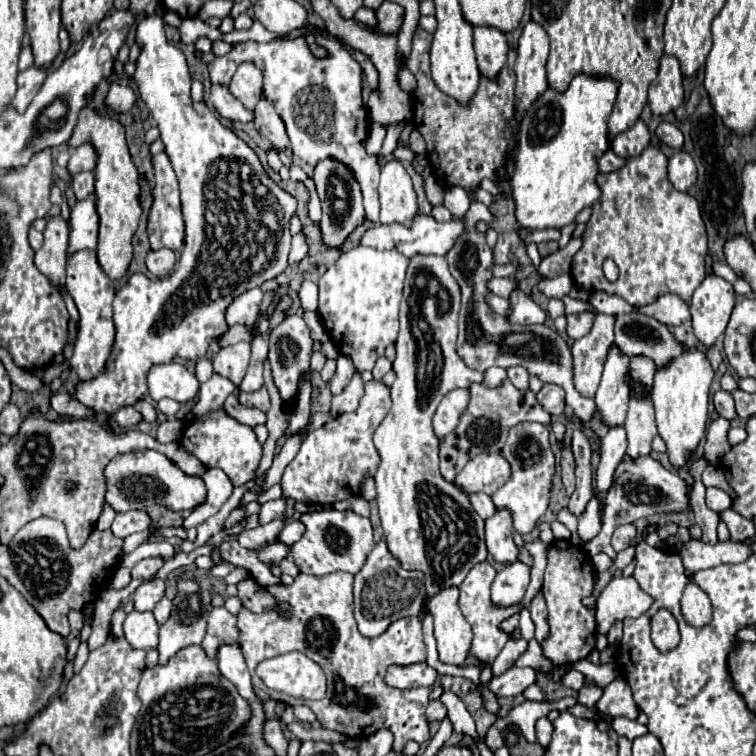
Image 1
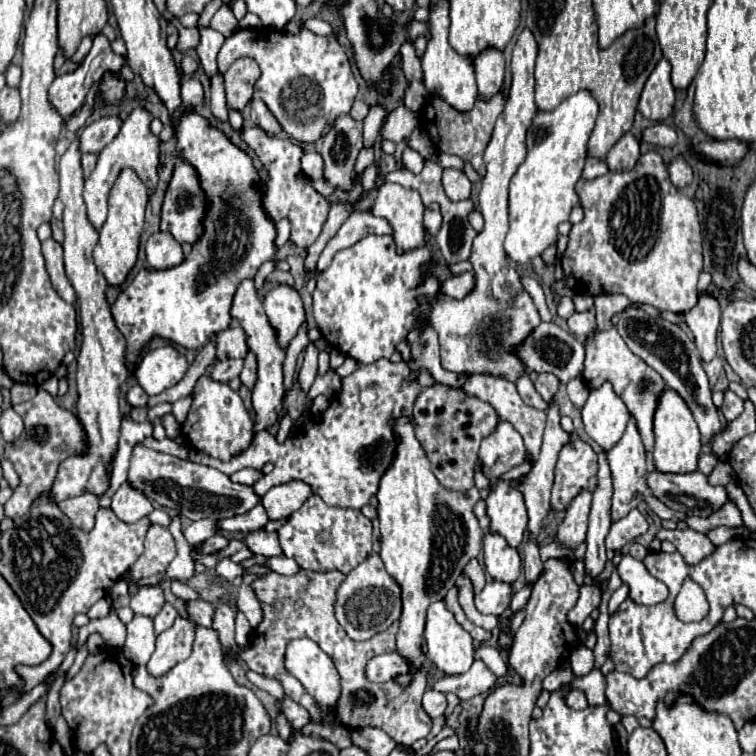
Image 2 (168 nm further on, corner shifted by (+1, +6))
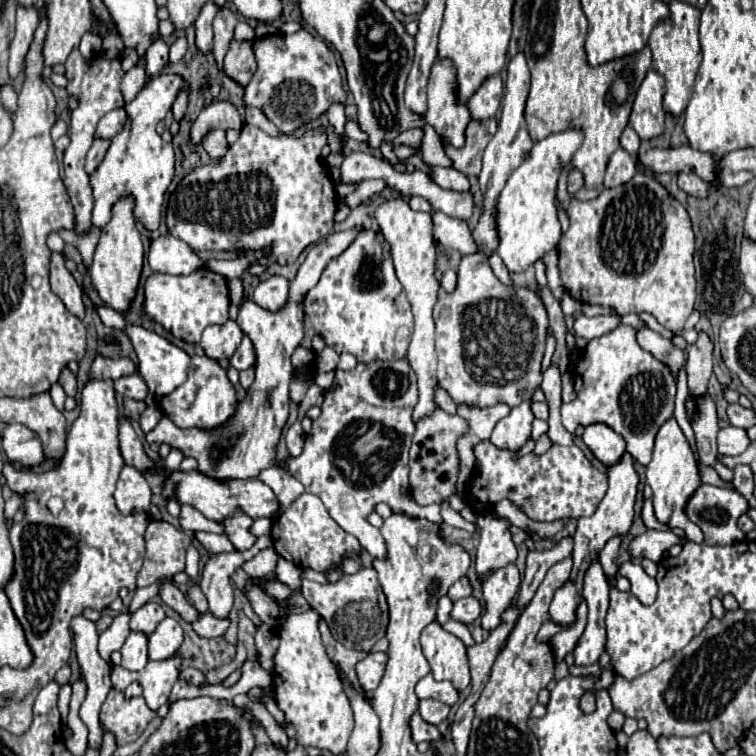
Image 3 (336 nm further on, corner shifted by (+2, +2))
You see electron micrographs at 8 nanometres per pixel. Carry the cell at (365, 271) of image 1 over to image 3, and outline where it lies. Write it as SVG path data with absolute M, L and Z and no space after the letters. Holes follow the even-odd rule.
M361 230L357 238L351 242L351 246L327 264L317 286L309 290L305 298L305 314L311 318L315 332L325 340L325 344L339 354L351 352L357 356L359 362L405 358L411 330L413 330L413 314L411 314L411 304L407 302L405 290L395 276L389 244L385 242L381 232Z

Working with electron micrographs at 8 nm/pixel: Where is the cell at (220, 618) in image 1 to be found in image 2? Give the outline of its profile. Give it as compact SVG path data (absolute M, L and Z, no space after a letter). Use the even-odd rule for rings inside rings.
M194 600L194 602L188 602L188 614L190 618L204 626L204 628L212 628L212 622L214 622L214 606L206 600Z

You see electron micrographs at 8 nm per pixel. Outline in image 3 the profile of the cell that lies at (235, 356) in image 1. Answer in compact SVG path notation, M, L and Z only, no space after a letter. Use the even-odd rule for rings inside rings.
M227 320L225 324L219 324L219 326L207 326L203 330L199 346L205 350L209 358L229 360L237 350L241 338L243 338L243 332L237 326L237 322Z

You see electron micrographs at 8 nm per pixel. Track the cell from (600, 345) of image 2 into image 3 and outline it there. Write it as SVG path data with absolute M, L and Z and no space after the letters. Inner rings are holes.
M621 324L611 334L593 338L581 352L573 368L577 398L561 406L563 426L575 432L577 426L605 424L623 436L633 462L647 466L651 462L653 440L675 408L675 376L651 352L637 344L637 332Z

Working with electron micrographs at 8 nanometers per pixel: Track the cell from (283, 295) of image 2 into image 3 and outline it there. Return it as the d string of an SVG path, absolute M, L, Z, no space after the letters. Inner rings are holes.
M271 276L259 282L253 292L253 300L267 310L277 310L287 300L287 286L289 282L283 276Z

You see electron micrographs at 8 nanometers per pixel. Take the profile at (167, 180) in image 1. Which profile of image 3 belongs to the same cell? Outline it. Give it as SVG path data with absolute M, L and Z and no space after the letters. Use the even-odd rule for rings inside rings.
M245 124L245 126L241 128L239 140L237 140L233 146L229 146L227 154L221 158L219 164L197 166L191 174L187 174L187 176L179 182L177 190L171 194L169 204L167 204L167 228L169 228L169 232L171 232L175 238L185 240L195 252L199 252L199 250L221 250L221 252L237 252L237 250L259 252L259 250L265 250L265 256L267 256L269 260L273 260L273 262L277 262L277 264L281 264L281 266L283 266L283 264L293 264L293 262L299 258L299 254L301 254L309 244L313 244L313 242L317 242L317 240L329 236L329 232L333 230L333 224L335 224L333 216L335 216L335 212L337 212L337 192L335 192L335 184L333 184L333 180L331 180L331 176L329 176L327 164L325 164L323 158L321 158L321 148L323 148L325 144L327 144L327 134L325 134L323 128L311 128L311 130L307 130L301 138L295 138L295 136L291 136L291 134L279 134L279 136L275 136L275 138L271 138L271 136L267 136L263 130Z

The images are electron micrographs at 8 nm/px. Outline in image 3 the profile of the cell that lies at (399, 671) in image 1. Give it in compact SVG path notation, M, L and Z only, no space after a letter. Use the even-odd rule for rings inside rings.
M371 652L361 662L357 662L355 672L357 672L359 688L363 692L371 694L379 686L381 676L385 672L385 662L387 662L387 654L385 652Z

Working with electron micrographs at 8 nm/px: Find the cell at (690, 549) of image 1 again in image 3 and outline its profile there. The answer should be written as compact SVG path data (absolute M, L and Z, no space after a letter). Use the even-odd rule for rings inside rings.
M647 530L639 536L635 536L629 544L629 554L633 558L649 558L655 560L655 554L663 554L667 548L675 544L683 544L685 540L679 540L671 530Z

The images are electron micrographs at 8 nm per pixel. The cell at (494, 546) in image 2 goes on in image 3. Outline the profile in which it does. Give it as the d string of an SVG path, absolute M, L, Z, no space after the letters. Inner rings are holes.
M515 564L505 566L491 574L491 578L483 580L483 598L485 610L481 616L481 628L491 632L501 624L501 614L513 604L513 598L519 590L519 570Z

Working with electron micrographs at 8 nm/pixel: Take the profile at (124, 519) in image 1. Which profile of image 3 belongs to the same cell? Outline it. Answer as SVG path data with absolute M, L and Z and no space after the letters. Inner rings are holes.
M129 464L123 466L117 482L117 490L115 490L115 500L119 510L123 510L123 514L131 514L135 510L149 512L151 488L145 476L135 466L129 466Z

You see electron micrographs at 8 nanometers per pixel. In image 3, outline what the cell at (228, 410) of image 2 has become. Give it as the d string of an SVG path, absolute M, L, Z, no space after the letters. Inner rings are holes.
M193 356L189 364L189 378L185 384L175 388L171 394L159 400L161 412L171 418L177 426L219 426L227 420L227 414L235 410L235 388L227 378L227 372L217 360L209 356Z

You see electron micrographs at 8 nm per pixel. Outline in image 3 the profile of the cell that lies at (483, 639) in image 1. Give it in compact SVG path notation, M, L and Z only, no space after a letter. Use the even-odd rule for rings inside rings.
M441 596L439 602L437 602L437 620L439 624L447 622L449 620L449 612L451 612L451 602L449 602L449 596Z

